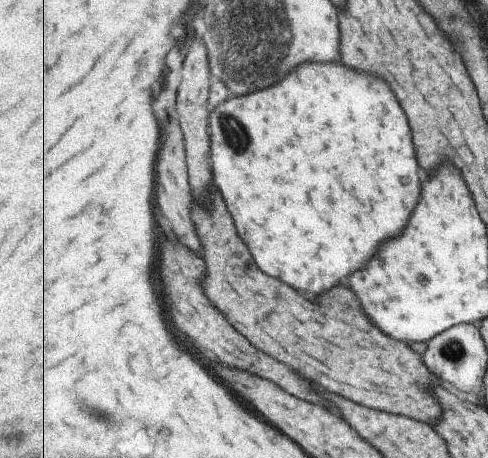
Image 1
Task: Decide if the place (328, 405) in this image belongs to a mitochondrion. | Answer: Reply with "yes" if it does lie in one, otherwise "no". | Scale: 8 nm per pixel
no

